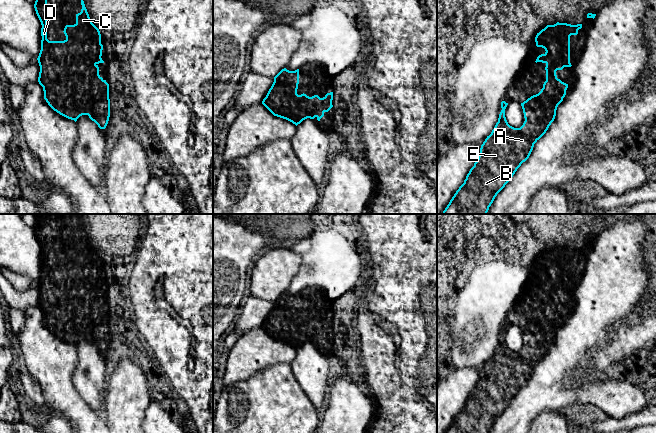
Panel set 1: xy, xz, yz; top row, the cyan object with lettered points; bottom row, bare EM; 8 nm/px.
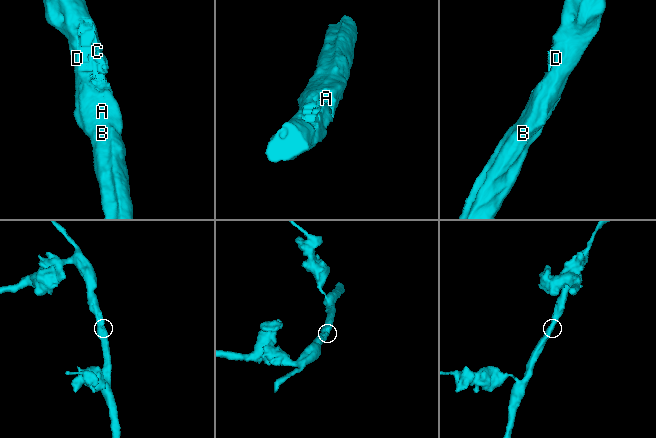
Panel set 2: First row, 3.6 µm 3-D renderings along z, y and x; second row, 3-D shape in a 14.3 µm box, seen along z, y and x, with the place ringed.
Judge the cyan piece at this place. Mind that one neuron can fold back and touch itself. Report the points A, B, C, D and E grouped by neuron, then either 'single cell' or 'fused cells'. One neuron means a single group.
A B C D E | single cell

